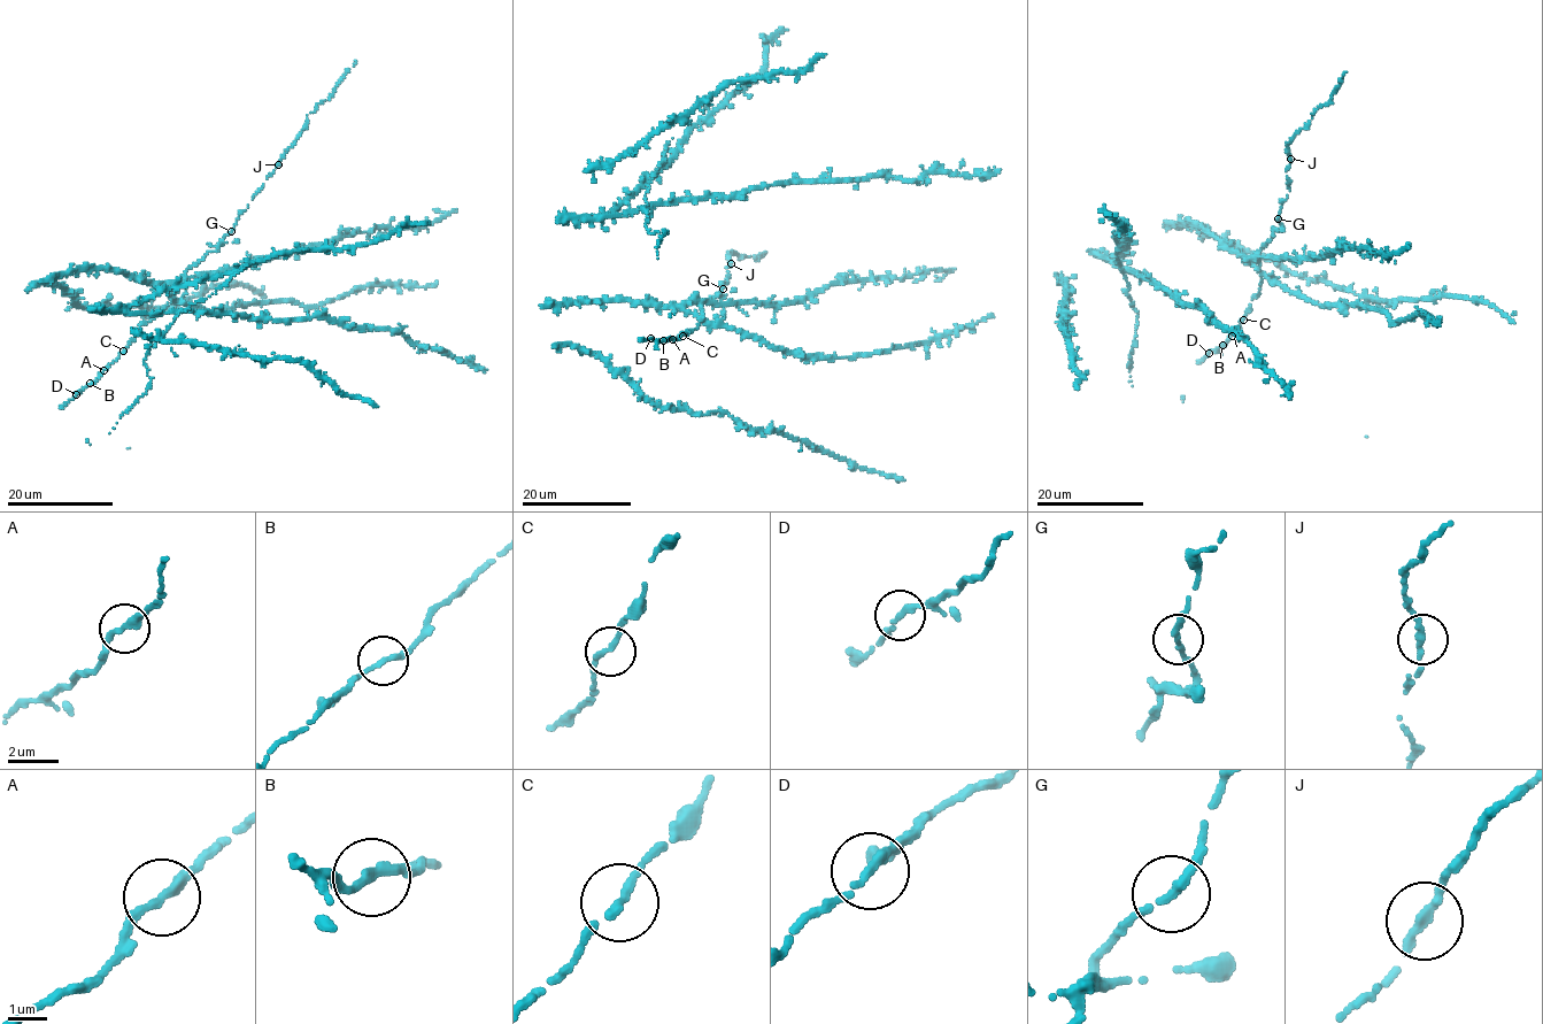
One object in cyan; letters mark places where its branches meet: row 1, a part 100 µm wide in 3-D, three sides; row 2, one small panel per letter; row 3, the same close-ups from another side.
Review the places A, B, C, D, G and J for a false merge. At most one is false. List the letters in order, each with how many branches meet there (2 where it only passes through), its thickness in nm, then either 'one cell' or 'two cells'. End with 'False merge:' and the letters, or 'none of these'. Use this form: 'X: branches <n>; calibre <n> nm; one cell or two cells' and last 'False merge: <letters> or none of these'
A: branches 2; calibre 280 nm; one cell
B: branches 2; calibre 240 nm; one cell
C: branches 2; calibre 240 nm; one cell
D: branches 2; calibre 240 nm; one cell
G: branches 2; calibre 240 nm; one cell
J: branches 2; calibre 240 nm; one cell
False merge: none of these

